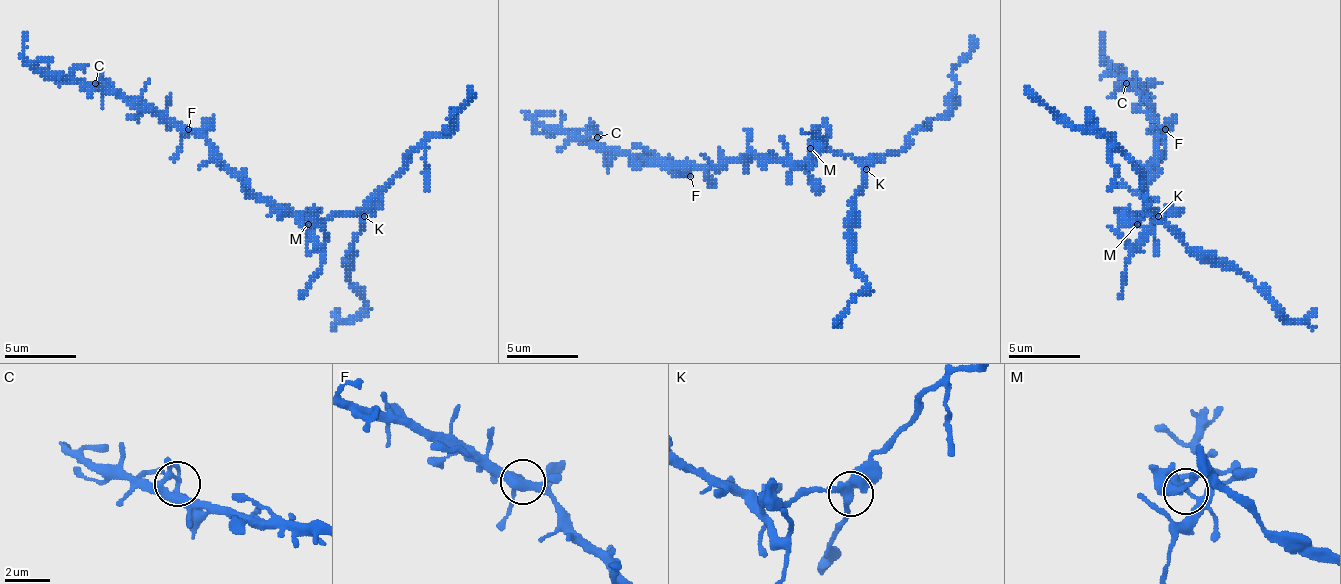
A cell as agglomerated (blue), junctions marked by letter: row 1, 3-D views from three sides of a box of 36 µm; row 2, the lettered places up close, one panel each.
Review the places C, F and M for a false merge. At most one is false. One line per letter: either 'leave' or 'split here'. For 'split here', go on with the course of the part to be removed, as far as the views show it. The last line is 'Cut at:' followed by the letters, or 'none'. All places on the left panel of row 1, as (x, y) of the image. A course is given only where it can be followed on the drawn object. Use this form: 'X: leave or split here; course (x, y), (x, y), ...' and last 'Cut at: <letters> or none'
C: leave
F: leave
M: split here; course (307, 223), (325, 223), (335, 216), (357, 212), (414, 151), (447, 133), (472, 86)
Cut at: M

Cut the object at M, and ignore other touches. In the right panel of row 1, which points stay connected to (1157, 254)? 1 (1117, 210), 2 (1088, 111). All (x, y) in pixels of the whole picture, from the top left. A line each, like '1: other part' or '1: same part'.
1: other part
2: other part

